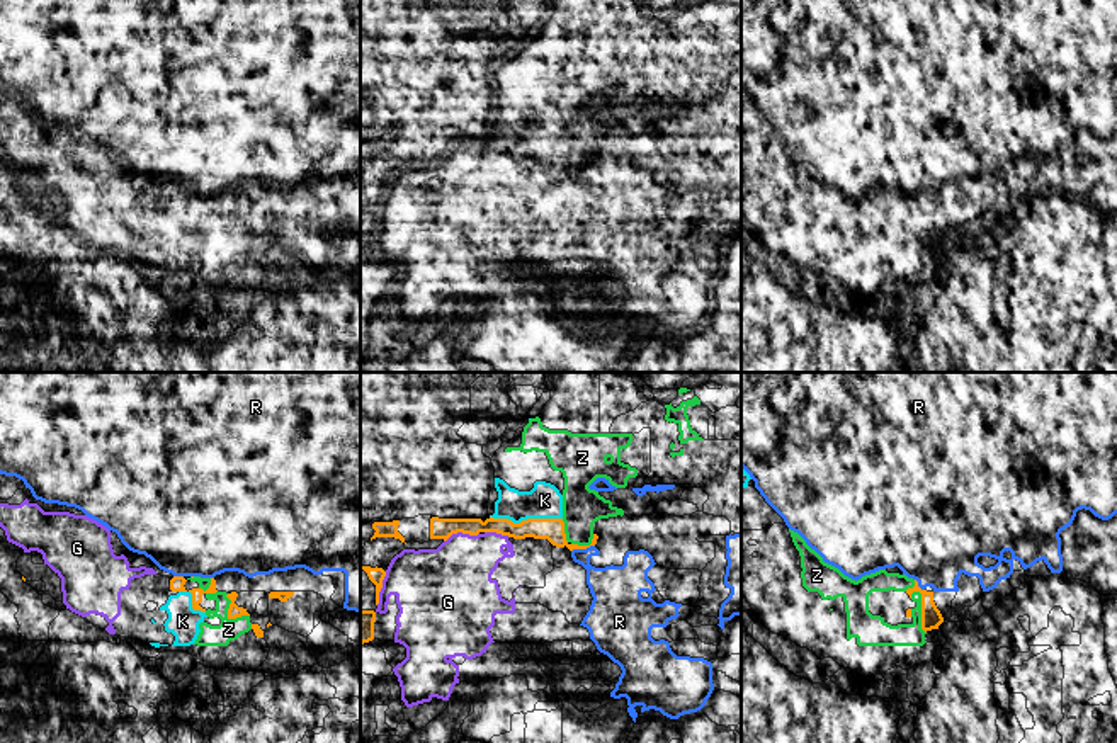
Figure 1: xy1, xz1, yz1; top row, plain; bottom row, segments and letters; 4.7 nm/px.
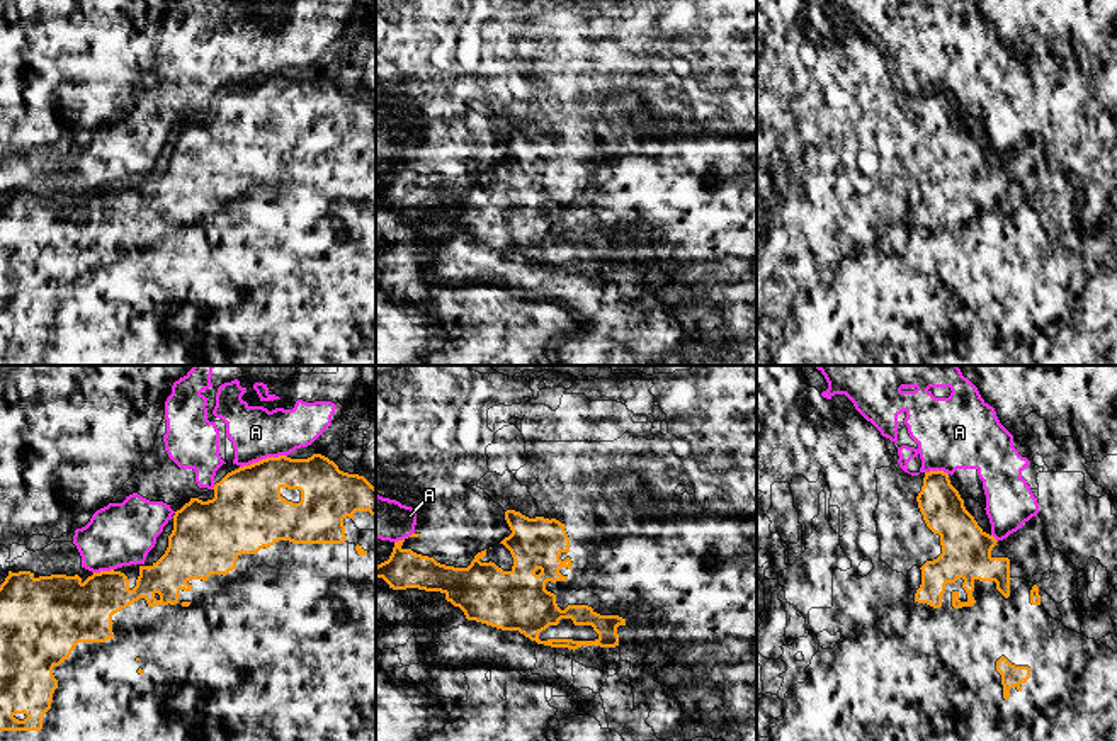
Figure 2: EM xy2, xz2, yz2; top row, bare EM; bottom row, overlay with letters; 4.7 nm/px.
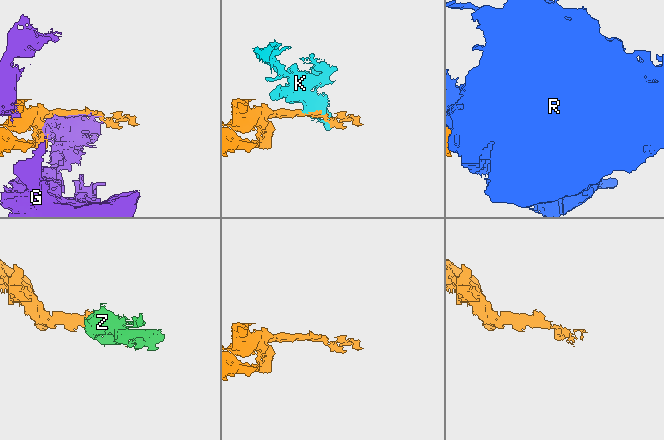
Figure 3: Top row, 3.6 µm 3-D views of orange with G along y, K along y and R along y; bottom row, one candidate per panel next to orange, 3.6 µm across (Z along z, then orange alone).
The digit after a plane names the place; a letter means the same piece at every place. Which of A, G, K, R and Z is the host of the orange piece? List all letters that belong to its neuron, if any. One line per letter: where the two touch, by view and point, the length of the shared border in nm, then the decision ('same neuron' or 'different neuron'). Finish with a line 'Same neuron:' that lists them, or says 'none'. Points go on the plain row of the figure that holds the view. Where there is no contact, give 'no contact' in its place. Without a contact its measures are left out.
A: xy2 (262, 79) | 240 nm | different neuron
G: xz1 (461, 150) | 170 nm | different neuron
K: xz1 (526, 140) | 340 nm | different neuron
R: xz1 (582, 167) | 120 nm | different neuron
Z: yz1 (922, 225) | 260 nm | different neuron
Same neuron: none

